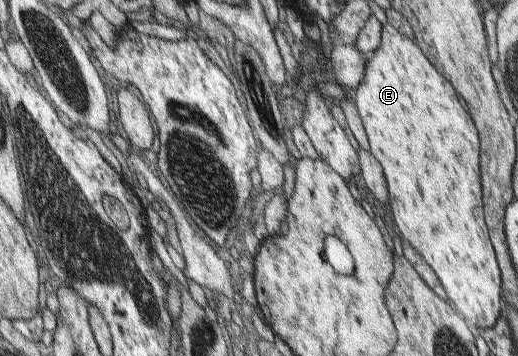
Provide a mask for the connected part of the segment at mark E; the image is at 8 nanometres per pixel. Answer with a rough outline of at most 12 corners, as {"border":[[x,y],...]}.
{"border":[[381,25],[352,98],[388,223],[478,330],[500,315],[478,137]]}

